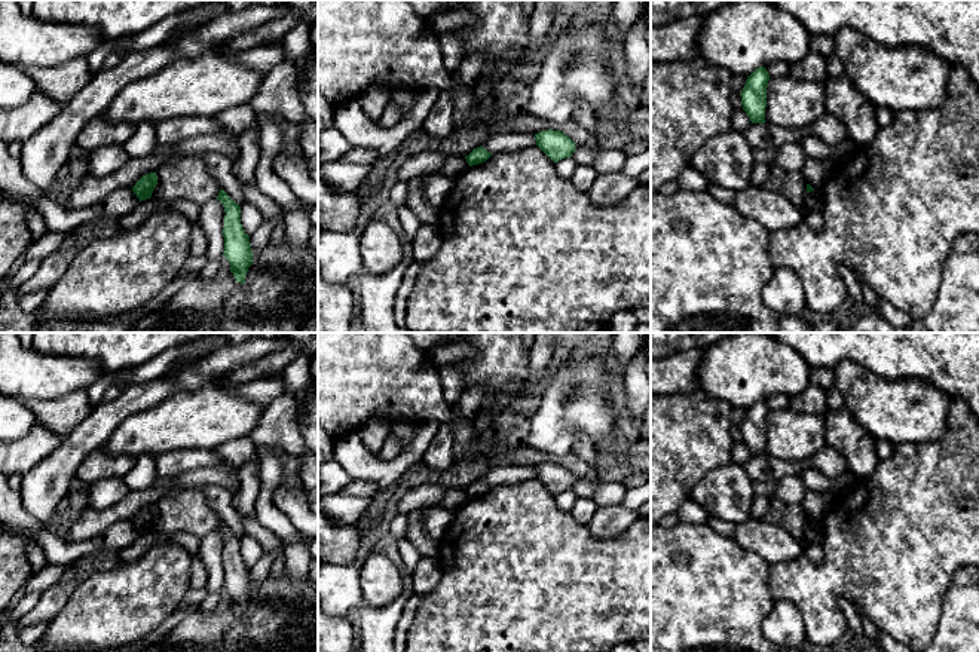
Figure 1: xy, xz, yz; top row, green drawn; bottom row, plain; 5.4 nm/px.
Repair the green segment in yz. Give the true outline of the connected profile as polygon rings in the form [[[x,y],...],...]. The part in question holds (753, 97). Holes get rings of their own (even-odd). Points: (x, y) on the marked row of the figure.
[[[765,67],[747,76],[741,95],[741,105],[752,123],[765,123],[767,86],[770,74]]]

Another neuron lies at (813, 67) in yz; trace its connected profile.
[[[808,52],[798,62],[787,65],[787,74],[801,82],[826,82],[829,74],[829,61],[814,52]]]

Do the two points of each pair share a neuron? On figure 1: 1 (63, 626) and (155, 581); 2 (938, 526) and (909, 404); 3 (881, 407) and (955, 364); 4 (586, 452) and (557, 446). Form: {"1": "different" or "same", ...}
{"1": "same", "2": "different", "3": "different", "4": "different"}

